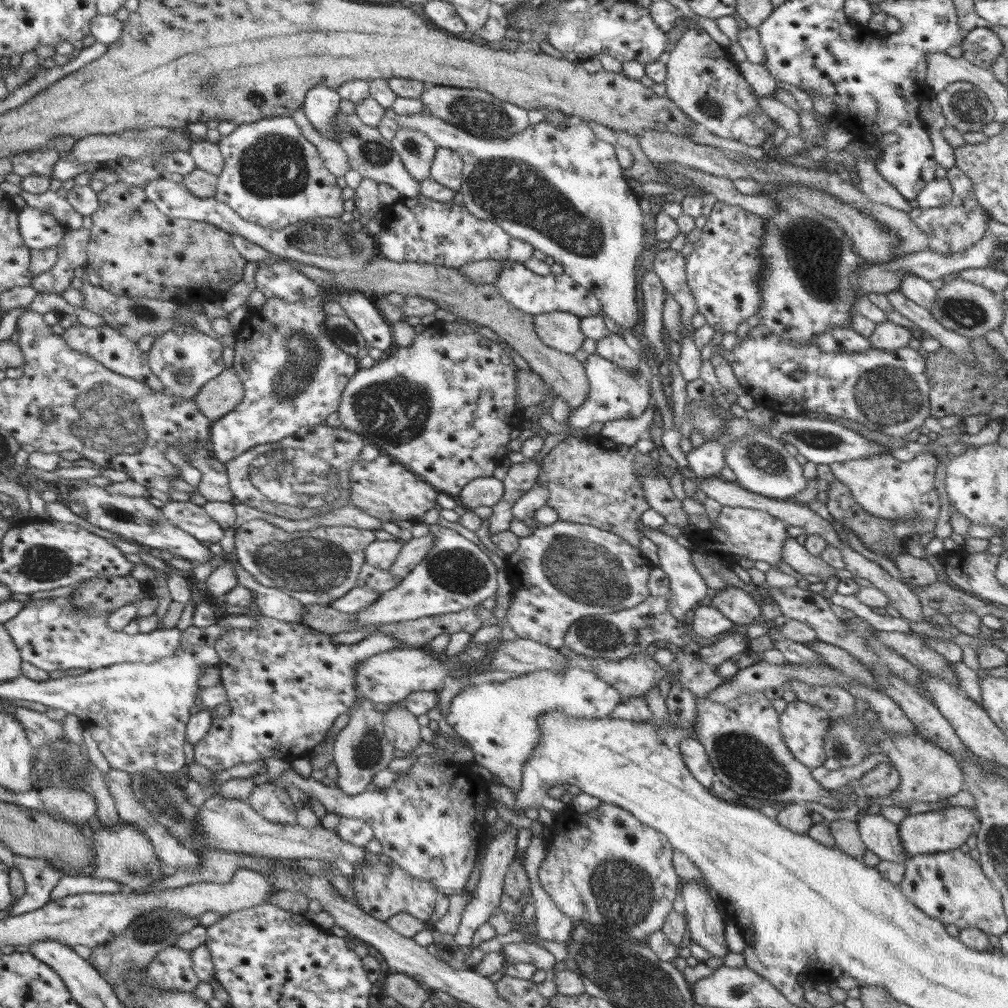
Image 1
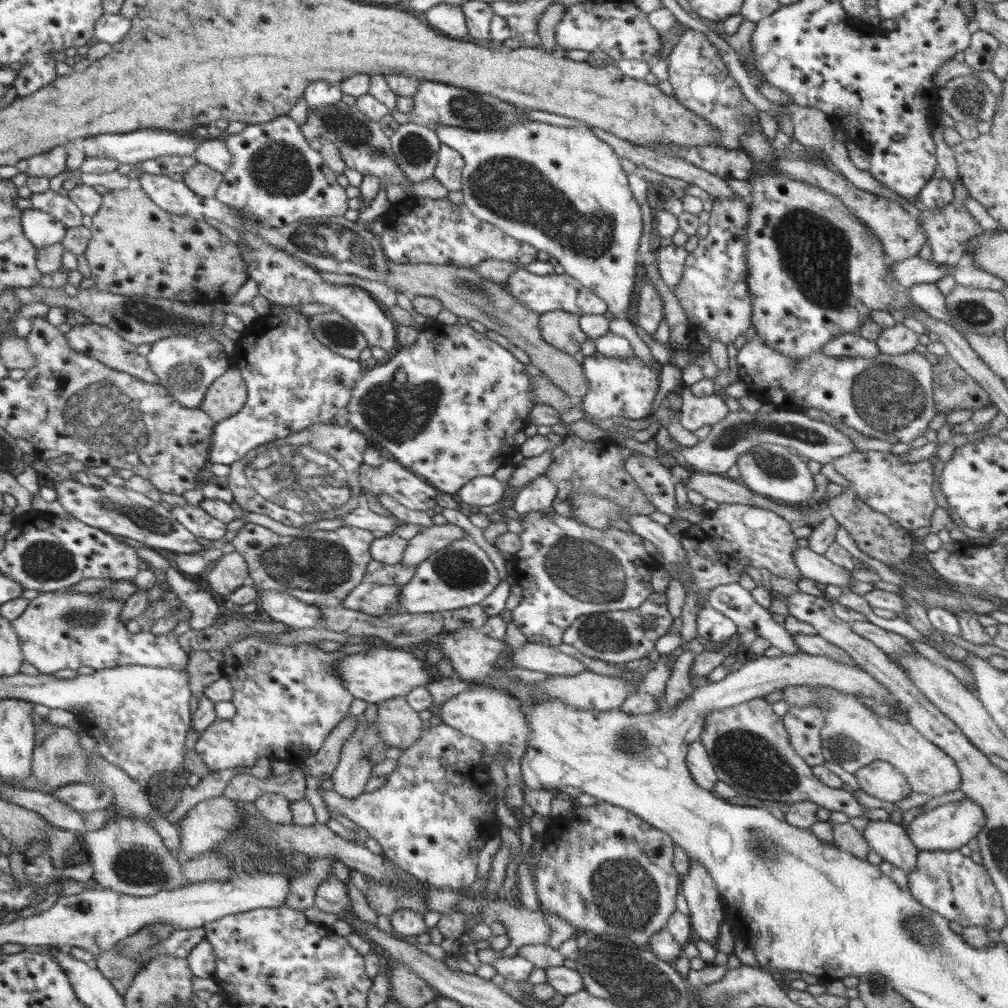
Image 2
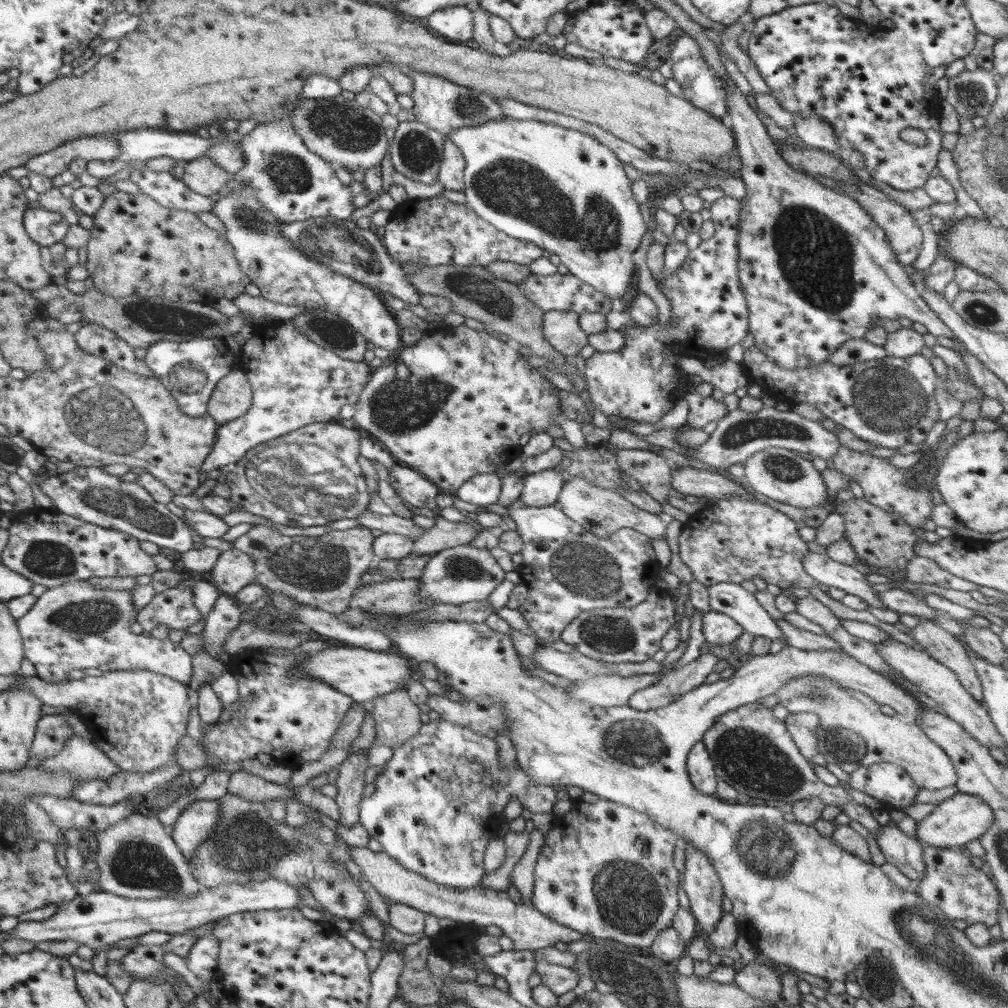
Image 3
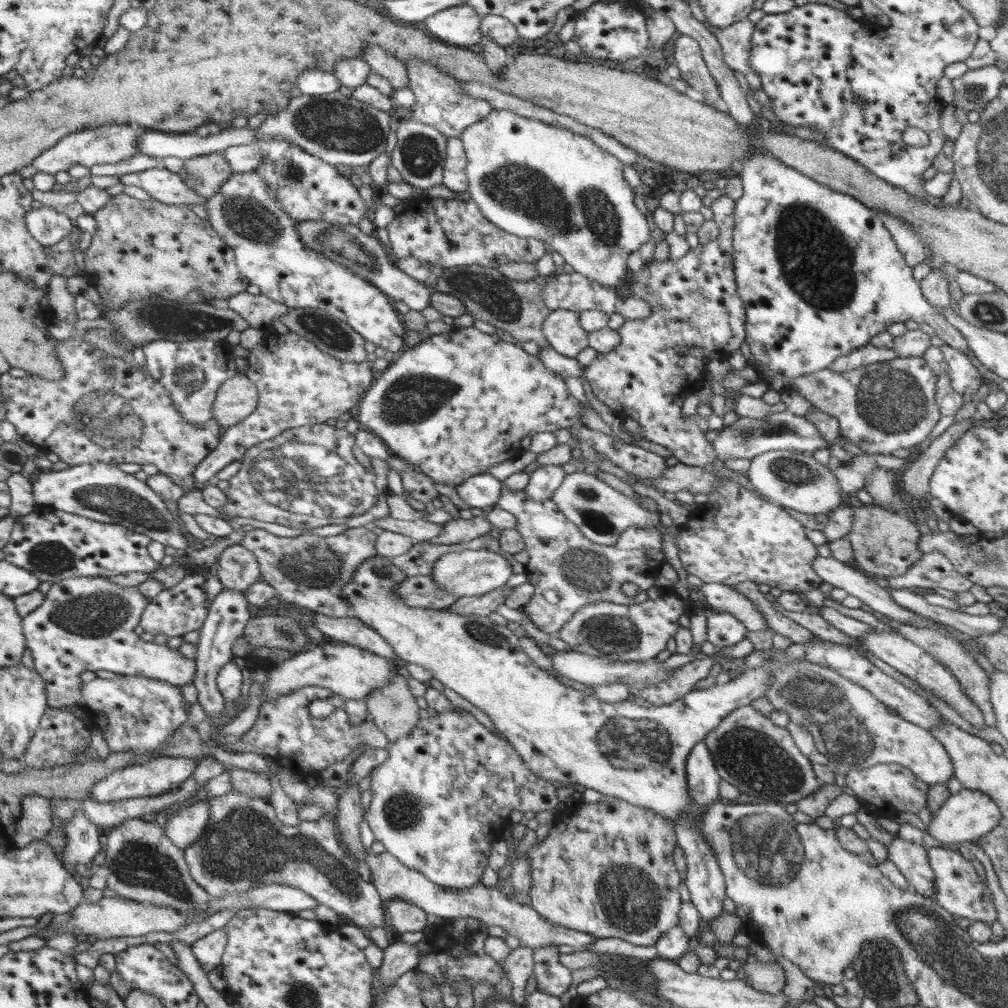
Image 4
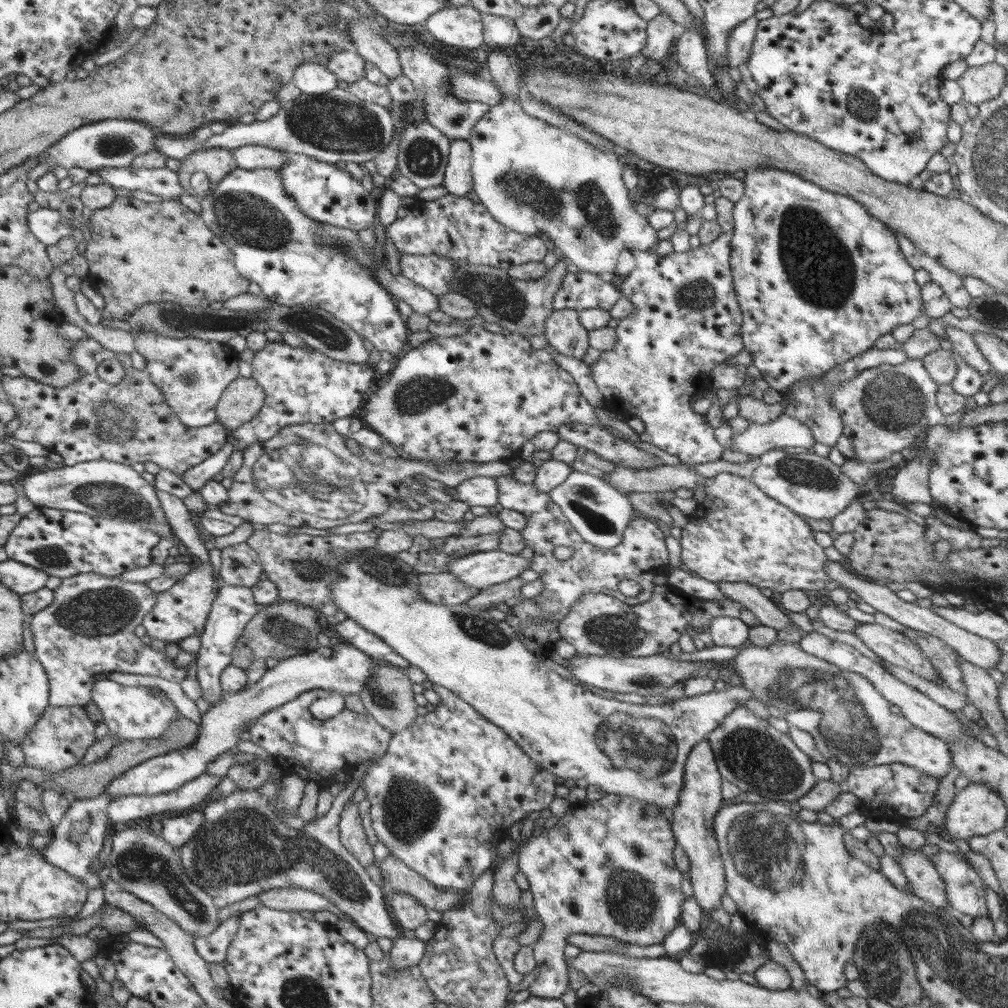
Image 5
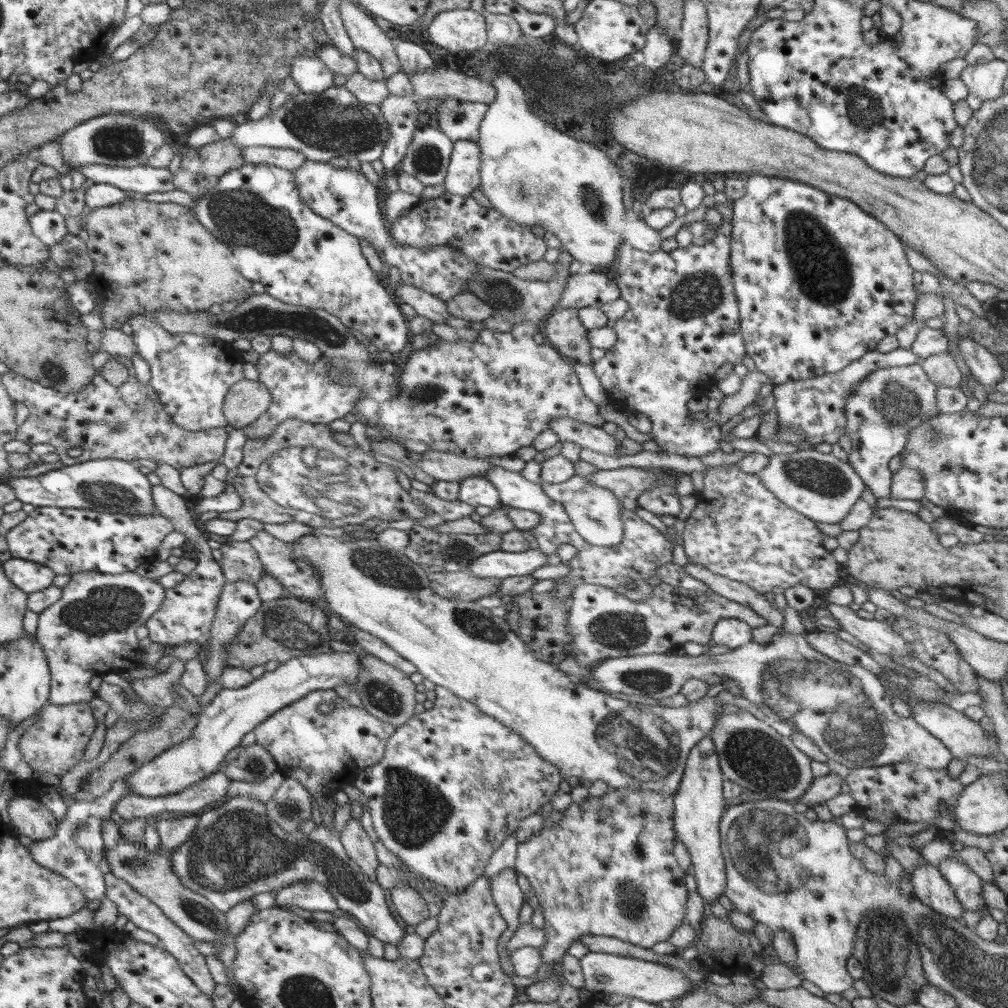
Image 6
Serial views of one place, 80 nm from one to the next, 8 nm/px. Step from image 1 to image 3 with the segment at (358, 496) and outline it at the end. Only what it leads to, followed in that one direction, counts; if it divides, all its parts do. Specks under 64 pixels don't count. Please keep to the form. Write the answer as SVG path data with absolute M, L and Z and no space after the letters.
M397 463L392 467L392 477L389 476L389 479L396 495L408 504L416 508L436 508L438 487L419 472Z

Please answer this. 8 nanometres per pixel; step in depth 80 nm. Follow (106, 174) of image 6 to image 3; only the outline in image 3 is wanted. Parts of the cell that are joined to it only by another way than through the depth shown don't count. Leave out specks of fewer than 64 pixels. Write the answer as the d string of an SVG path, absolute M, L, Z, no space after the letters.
M147 167L134 169L128 177L139 190L167 209L193 212L211 212L215 201L188 188L168 172L153 172Z

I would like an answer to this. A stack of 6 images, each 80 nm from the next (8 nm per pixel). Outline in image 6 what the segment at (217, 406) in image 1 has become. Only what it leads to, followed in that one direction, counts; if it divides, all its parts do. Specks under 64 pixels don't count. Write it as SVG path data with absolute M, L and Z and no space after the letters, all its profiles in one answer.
M239 380L230 387L224 399L223 413L228 428L244 428L267 411L272 395L258 380Z

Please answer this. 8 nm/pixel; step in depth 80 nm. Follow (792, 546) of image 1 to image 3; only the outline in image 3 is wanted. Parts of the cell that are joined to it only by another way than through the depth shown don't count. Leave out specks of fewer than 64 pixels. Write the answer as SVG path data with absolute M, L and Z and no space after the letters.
M808 552L802 561L802 566L816 585L838 588L851 594L853 598L864 600L869 607L885 609L884 603L877 595L878 592L870 588L864 569L850 568L835 562L826 554L814 554L814 552Z

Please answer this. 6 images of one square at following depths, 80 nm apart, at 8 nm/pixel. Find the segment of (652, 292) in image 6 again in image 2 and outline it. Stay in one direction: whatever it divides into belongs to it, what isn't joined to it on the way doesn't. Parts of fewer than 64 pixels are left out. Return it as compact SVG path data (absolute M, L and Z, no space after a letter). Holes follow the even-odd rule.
M713 199L712 210L707 220L710 231L703 239L698 239L698 247L689 252L686 257L684 270L680 282L673 288L678 303L690 318L696 318L696 328L705 330L708 338L720 340L724 344L733 343L740 334L745 334L751 325L752 296L747 285L747 260L745 244L747 235L749 208L740 199ZM595 352L593 355L585 356L581 365L589 381L588 392L583 396L580 403L580 409L584 412L584 419L586 421L590 422L592 419L601 421L606 418L612 418L613 416L624 416L624 418L636 420L647 418L651 414L654 396L660 390L660 374L650 369L642 359L636 355L621 359L620 357L609 357Z

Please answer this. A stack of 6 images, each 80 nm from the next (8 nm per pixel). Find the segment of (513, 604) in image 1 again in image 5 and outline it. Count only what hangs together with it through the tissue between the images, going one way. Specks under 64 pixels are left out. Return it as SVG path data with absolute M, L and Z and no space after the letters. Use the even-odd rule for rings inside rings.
M514 475L496 477L499 492L498 508L506 508L520 512L526 516L526 526L521 534L527 546L532 548L534 557L530 562L530 570L540 574L544 590L534 599L543 612L543 617L560 622L577 603L577 600L588 591L603 592L617 598L627 605L636 605L650 600L654 588L653 579L670 567L670 554L665 544L667 531L641 514L637 514L626 526L622 541L613 548L599 548L585 542L570 525L561 509L549 496L535 489L534 483L524 484L516 481ZM565 546L574 550L574 555L566 561L557 560L554 550ZM623 580L637 582L642 591L634 597L628 597L618 590Z

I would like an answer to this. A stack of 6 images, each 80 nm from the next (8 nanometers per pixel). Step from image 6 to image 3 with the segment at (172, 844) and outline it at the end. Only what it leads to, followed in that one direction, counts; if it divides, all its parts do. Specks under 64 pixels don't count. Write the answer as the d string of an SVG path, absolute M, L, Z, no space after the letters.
M195 800L182 810L169 835L187 860L199 844L208 840L220 817L221 808L217 800Z

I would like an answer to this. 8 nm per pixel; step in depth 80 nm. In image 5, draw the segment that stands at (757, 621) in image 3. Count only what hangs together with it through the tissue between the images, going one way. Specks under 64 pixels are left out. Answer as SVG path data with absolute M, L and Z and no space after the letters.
M669 567L662 571L668 577L667 585L698 599L717 601L728 599L718 589L718 584L702 580L697 575L684 572L680 568Z

